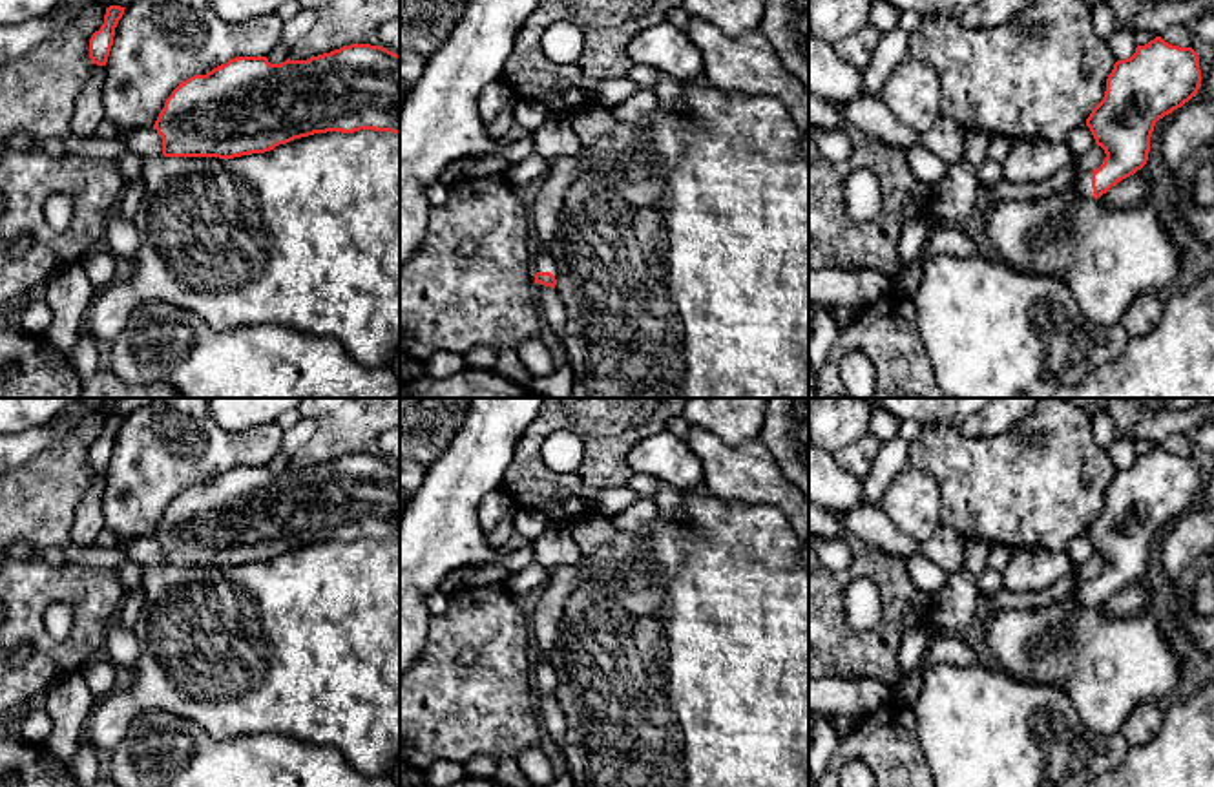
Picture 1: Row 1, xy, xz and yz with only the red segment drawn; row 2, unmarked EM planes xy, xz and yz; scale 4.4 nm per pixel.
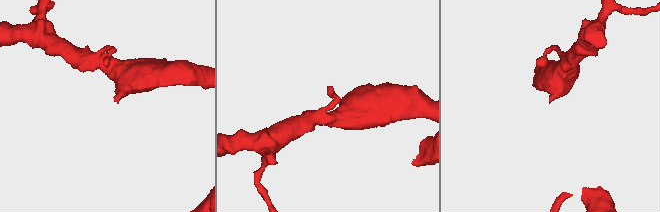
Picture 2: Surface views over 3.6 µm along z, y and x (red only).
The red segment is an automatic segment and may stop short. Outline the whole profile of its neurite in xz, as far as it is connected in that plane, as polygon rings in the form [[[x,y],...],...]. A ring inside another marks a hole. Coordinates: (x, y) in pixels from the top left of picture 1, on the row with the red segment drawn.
[[[533,250],[533,276],[535,283],[555,289],[557,265],[549,252]]]

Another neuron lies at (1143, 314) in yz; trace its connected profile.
[[[1157,292],[1136,298],[1121,316],[1121,327],[1130,338],[1148,336],[1161,321],[1163,299]]]

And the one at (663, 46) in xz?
[[[668,22],[655,24],[628,44],[632,64],[646,64],[679,82],[705,75],[703,53],[686,33]]]

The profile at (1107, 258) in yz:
[[[1077,181],[1039,201],[1000,201],[984,214],[991,256],[1026,274],[1062,279],[1081,312],[1094,323],[1121,321],[1126,307],[1146,292],[1161,292],[1179,278],[1181,252],[1148,203],[1106,210],[1103,199],[1077,197]]]

